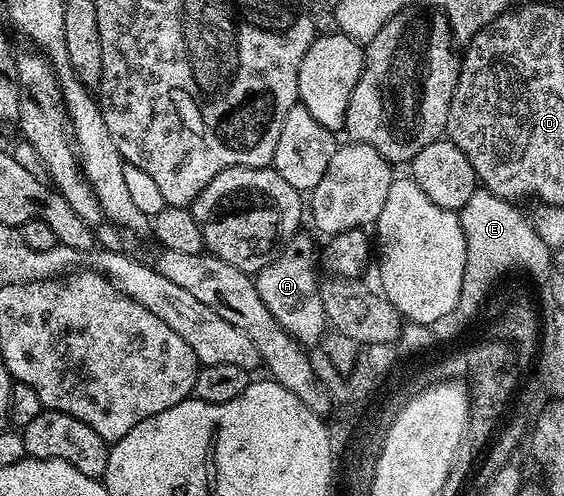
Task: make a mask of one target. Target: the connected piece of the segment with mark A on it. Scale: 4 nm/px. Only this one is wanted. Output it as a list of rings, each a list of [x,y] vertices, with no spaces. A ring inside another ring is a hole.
[[[299,231],[292,235],[292,239],[286,241],[285,247],[263,269],[258,270],[254,277],[254,286],[268,311],[284,327],[290,335],[300,342],[303,347],[313,347],[327,332],[328,322],[322,291],[320,288],[320,276],[314,270],[316,267],[316,251],[314,255],[314,241],[305,231]]]

